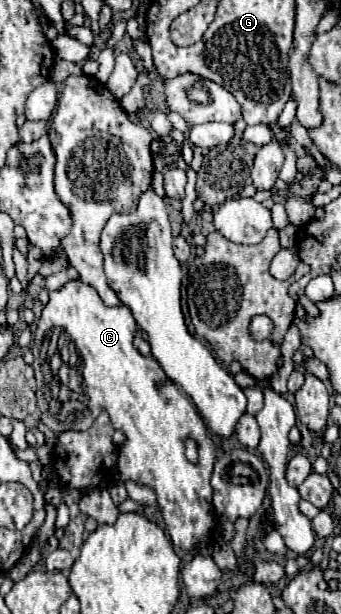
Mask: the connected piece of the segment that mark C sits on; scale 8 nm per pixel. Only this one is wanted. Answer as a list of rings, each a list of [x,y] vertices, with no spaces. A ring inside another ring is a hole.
[[[71,280],[65,288],[57,290],[57,292],[49,292],[49,304],[43,308],[41,318],[37,320],[37,328],[35,328],[35,340],[33,340],[33,368],[35,368],[35,378],[37,378],[37,404],[41,410],[41,420],[55,432],[65,432],[65,430],[77,430],[83,432],[87,430],[93,420],[99,416],[101,410],[107,410],[111,424],[115,430],[121,430],[125,434],[125,444],[121,448],[121,460],[117,462],[117,470],[121,474],[121,480],[133,480],[139,486],[149,486],[151,490],[155,490],[157,494],[157,504],[163,512],[167,530],[171,534],[171,542],[175,546],[179,546],[181,550],[193,550],[195,546],[203,544],[203,542],[213,542],[215,540],[215,530],[219,528],[219,520],[215,516],[215,508],[211,504],[213,498],[213,488],[209,484],[211,472],[213,472],[213,462],[215,462],[215,444],[207,434],[207,426],[203,422],[203,418],[199,416],[195,404],[171,382],[167,380],[165,372],[161,370],[159,362],[155,358],[147,358],[141,356],[135,348],[133,348],[133,336],[135,336],[135,318],[131,314],[131,310],[127,306],[119,306],[119,308],[107,308],[103,306],[99,294],[83,284],[81,280]],[[61,328],[65,332],[69,332],[71,342],[77,346],[79,356],[81,356],[81,384],[87,396],[85,402],[85,412],[77,414],[77,418],[73,422],[59,422],[51,412],[49,412],[49,404],[45,400],[45,378],[41,372],[41,346],[45,342],[47,334],[57,334],[61,332]],[[185,440],[195,440],[197,450],[199,450],[199,458],[197,464],[189,462],[185,458]]]

